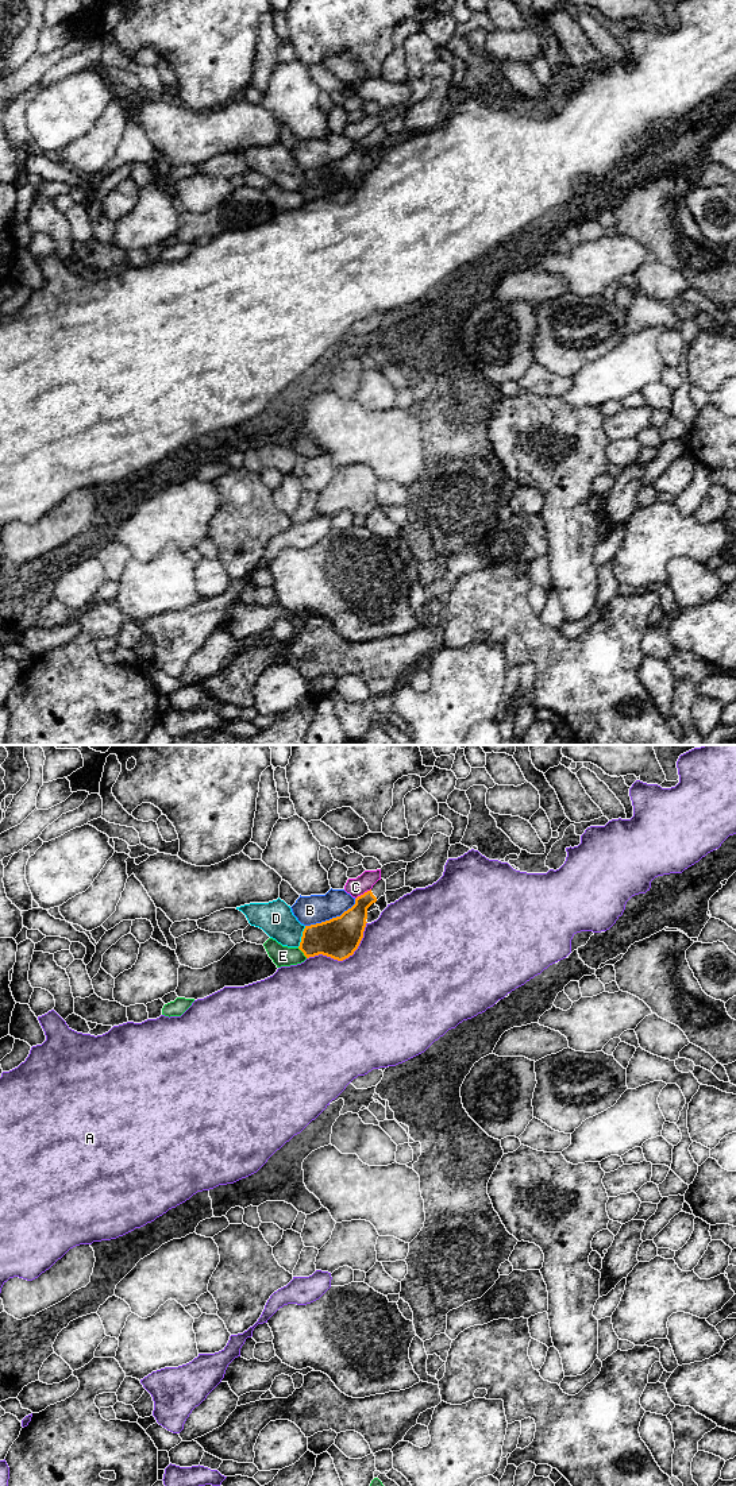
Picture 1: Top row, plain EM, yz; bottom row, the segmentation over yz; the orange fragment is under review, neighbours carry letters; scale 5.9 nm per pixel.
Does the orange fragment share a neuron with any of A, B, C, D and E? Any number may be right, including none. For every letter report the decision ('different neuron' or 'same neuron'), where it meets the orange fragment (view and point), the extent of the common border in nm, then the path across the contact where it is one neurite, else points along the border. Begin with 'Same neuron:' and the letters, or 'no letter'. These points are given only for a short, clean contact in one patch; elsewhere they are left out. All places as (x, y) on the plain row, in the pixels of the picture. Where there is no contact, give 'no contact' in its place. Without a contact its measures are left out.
Same neuron: no letter
A: different neuron; contact yz (345, 203); length 420 nm
B: different neuron; contact yz (332, 162); length 340 nm
C: different neuron; contact yz (363, 138); length 120 nm; border yz (370, 132), (355, 143)
D: different neuron; contact yz (301, 181); length 140 nm; border yz (305, 170), (297, 190)
E: different neuron; contact yz (303, 196); length 90 nm

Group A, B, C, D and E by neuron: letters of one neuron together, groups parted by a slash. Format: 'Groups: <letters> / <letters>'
Groups: A / B / C / D / E

